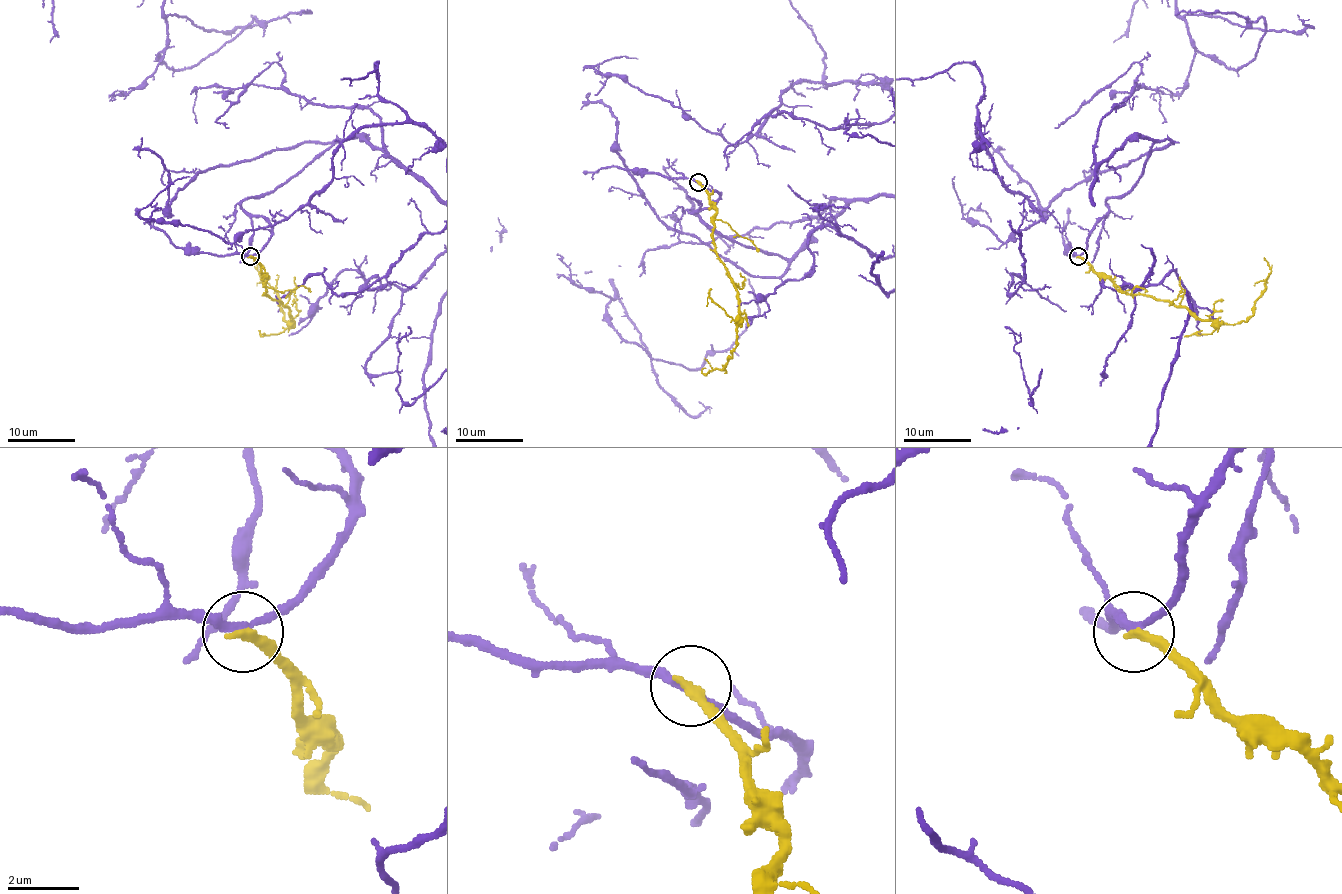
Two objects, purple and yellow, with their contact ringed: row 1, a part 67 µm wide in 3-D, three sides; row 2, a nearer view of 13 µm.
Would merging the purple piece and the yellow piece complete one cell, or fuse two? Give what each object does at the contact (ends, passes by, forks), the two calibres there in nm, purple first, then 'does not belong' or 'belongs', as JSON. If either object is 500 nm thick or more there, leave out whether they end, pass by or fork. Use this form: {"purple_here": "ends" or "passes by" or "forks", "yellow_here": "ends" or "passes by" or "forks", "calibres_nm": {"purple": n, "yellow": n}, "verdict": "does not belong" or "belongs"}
{"purple_here": "passes by", "yellow_here": "ends", "calibres_nm": {"purple": 190, "yellow": 300}, "verdict": "does not belong"}

